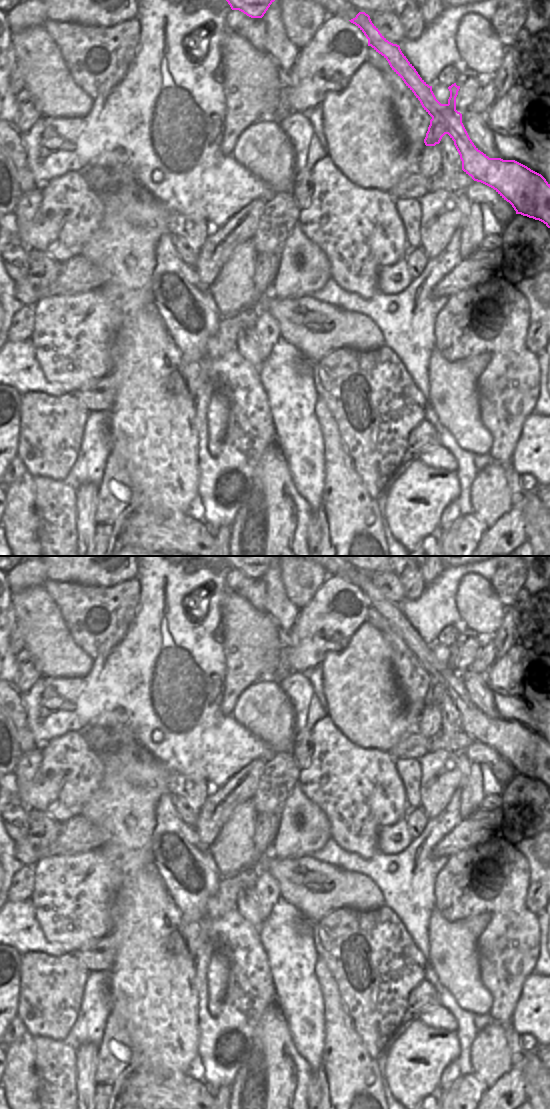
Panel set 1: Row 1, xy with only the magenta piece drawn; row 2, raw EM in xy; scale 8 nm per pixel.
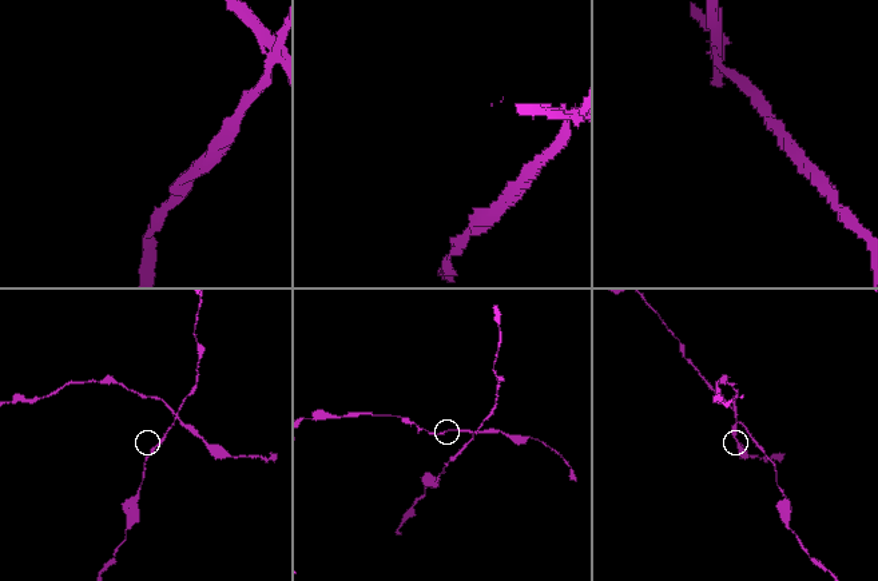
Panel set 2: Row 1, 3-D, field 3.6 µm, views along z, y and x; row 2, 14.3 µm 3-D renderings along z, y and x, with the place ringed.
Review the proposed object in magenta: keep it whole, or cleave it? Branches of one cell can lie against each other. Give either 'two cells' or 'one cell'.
two cells

